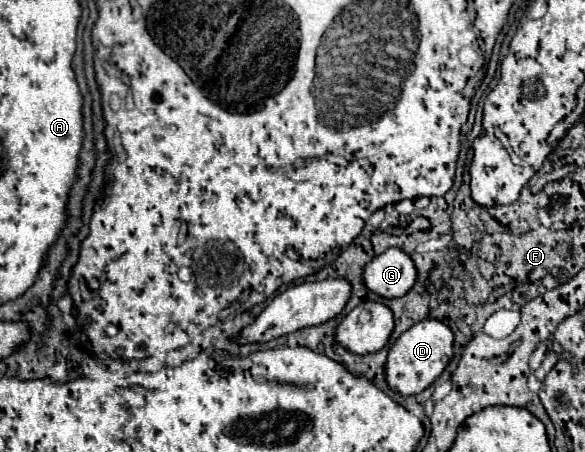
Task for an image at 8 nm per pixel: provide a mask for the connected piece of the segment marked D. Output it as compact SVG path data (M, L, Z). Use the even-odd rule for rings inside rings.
M422 320L422 322L414 324L392 344L392 348L388 352L386 366L384 366L388 388L402 396L420 394L442 374L442 370L450 362L452 342L454 342L454 336L452 336L450 328L446 328L446 324L442 324L438 320Z

